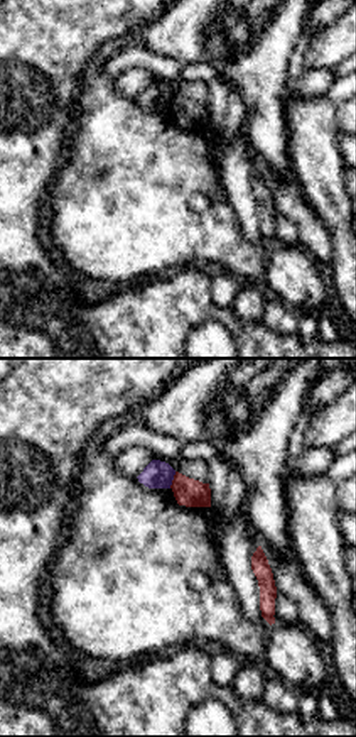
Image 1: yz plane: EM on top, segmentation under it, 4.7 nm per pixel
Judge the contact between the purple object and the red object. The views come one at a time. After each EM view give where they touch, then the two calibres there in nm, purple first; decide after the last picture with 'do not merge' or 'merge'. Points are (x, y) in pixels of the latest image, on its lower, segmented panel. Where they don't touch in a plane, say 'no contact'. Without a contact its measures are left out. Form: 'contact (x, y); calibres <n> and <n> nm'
contact (172, 479); calibres 130 and 140 nm

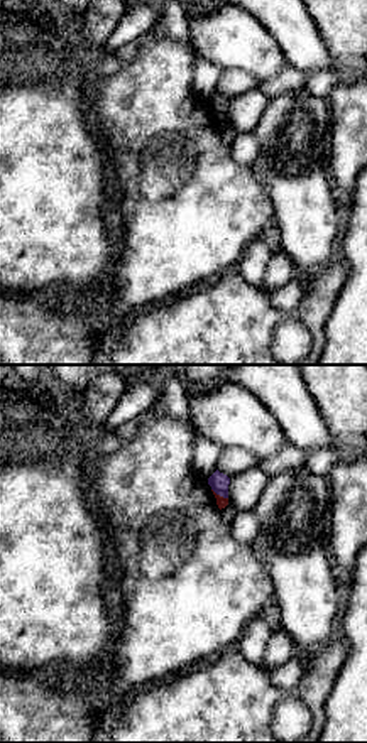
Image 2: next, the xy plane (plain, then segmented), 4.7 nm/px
contact (220, 495); calibres 90 and 50 nm

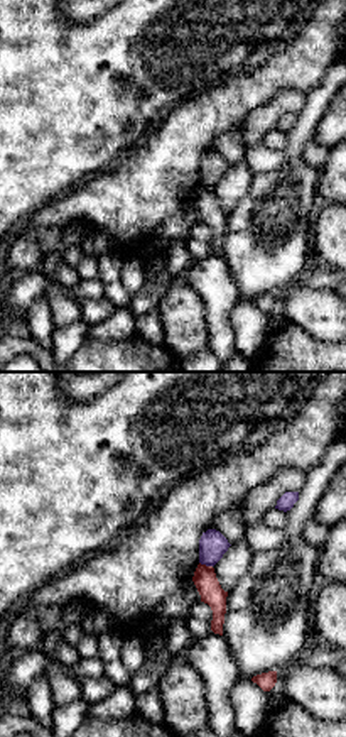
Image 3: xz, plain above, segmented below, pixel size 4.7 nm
contact (206, 565); calibres 140 and 110 nm

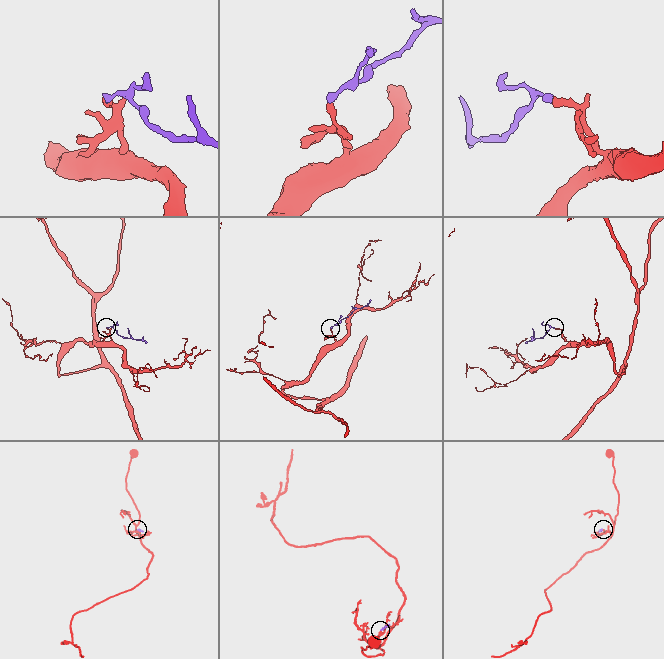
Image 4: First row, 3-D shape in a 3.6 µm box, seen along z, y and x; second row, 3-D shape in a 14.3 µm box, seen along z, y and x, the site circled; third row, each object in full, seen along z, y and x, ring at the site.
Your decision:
do not merge

